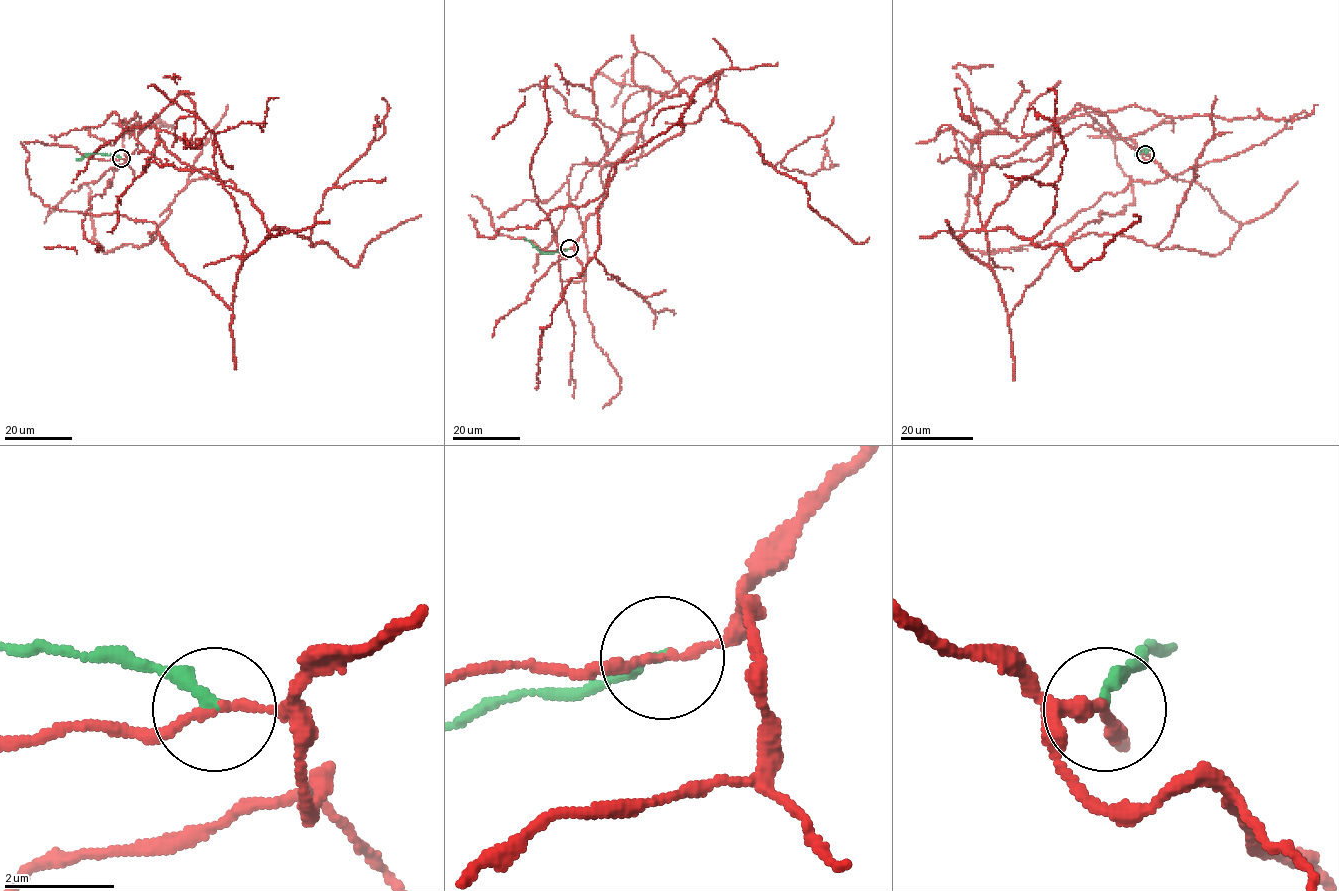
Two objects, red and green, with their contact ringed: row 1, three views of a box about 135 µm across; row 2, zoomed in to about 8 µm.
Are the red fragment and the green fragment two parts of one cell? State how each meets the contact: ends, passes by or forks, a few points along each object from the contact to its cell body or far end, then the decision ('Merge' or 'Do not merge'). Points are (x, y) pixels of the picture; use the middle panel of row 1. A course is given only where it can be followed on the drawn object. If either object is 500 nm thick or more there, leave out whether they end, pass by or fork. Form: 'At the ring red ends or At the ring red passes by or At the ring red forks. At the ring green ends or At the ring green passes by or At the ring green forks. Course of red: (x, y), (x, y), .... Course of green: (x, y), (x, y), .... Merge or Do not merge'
At the ring red passes by. At the ring green ends. Course of red: (569, 248), (601, 207), (600, 170), (696, 122), (717, 75), (615, 165), (597, 250), (542, 330), (536, 389). Course of green: (569, 248), (541, 252), (525, 238). Do not merge

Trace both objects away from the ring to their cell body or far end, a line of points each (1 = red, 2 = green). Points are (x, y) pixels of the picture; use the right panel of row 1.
1: (1145, 153), (1101, 110), (1058, 120), (1046, 164), (959, 236), (1007, 312), (1073, 239), (1214, 255), (1297, 182)
2: (1145, 153), (1150, 149), (1134, 155)

